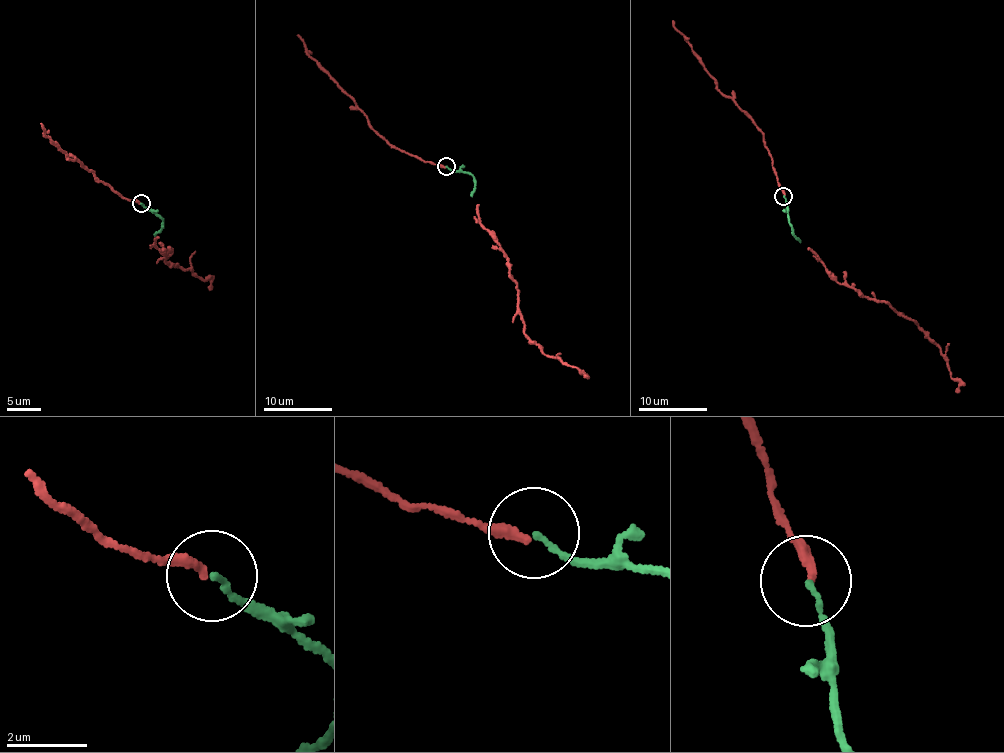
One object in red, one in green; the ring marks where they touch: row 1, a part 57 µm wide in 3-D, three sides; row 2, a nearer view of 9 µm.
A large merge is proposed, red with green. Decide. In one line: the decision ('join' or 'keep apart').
join

